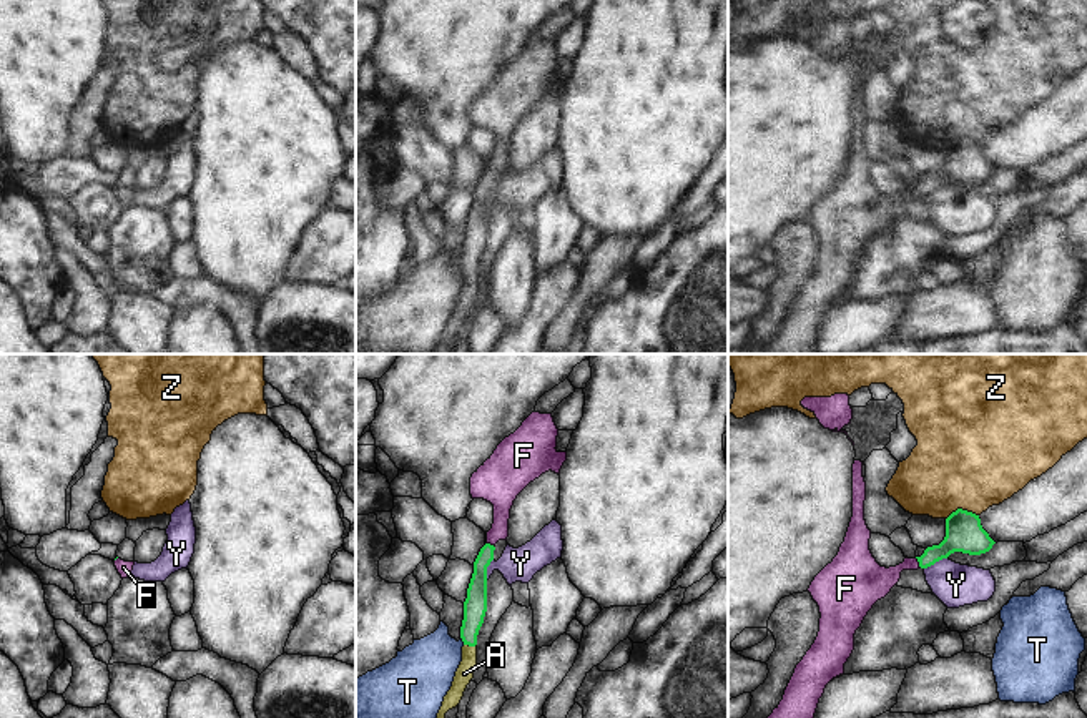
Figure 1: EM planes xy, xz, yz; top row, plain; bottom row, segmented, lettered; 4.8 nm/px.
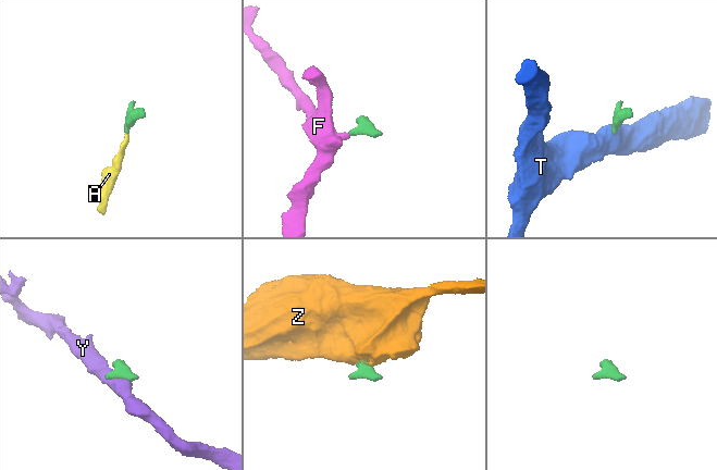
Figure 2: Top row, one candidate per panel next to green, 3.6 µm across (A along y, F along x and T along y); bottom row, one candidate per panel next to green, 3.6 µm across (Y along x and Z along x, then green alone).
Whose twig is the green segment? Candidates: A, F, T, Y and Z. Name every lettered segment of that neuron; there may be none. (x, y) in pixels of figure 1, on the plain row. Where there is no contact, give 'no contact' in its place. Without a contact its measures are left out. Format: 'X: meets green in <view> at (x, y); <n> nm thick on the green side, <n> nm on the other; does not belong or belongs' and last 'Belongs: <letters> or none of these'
A: meets green in xz at (471, 273); 110 nm thick on the green side, 90 nm on the other; belongs
F: meets green in yz at (918, 188); 160 nm thick on the green side, 190 nm on the other; belongs
T: meets green in xz at (462, 268); 110 nm thick on the green side, 300 nm on the other; does not belong
Y: meets green in yz at (934, 190); 180 nm thick on the green side, 200 nm on the other; does not belong
Z: meets green in yz at (961, 137); 180 nm thick on the green side, 500 nm on the other; does not belong
Belongs: A, F

